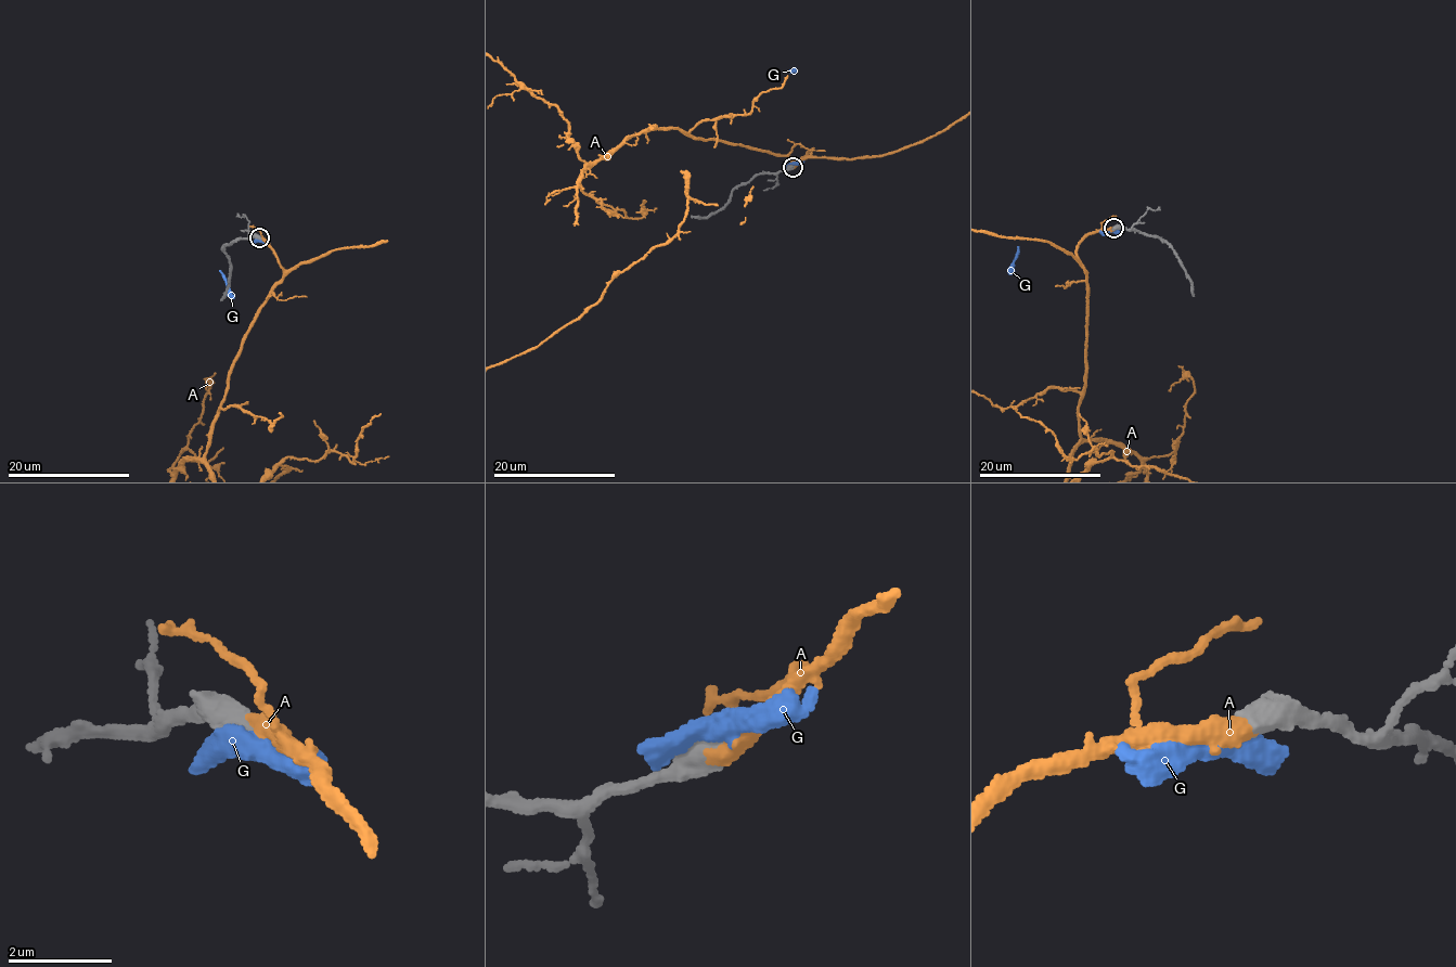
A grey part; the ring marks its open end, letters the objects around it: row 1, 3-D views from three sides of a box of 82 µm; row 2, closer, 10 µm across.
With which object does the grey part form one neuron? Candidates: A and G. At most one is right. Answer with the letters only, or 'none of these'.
A

